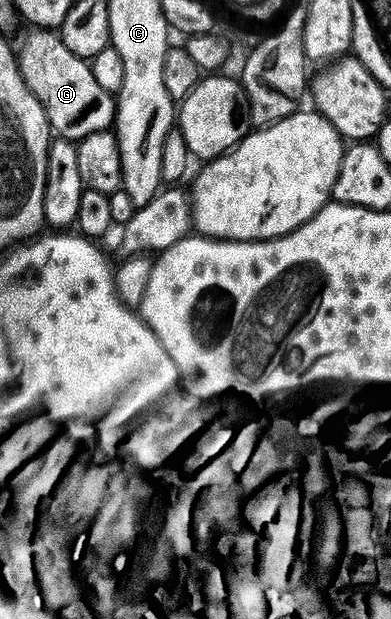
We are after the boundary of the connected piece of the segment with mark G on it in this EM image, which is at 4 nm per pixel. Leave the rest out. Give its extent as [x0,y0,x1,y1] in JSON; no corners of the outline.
[18,28,116,140]

